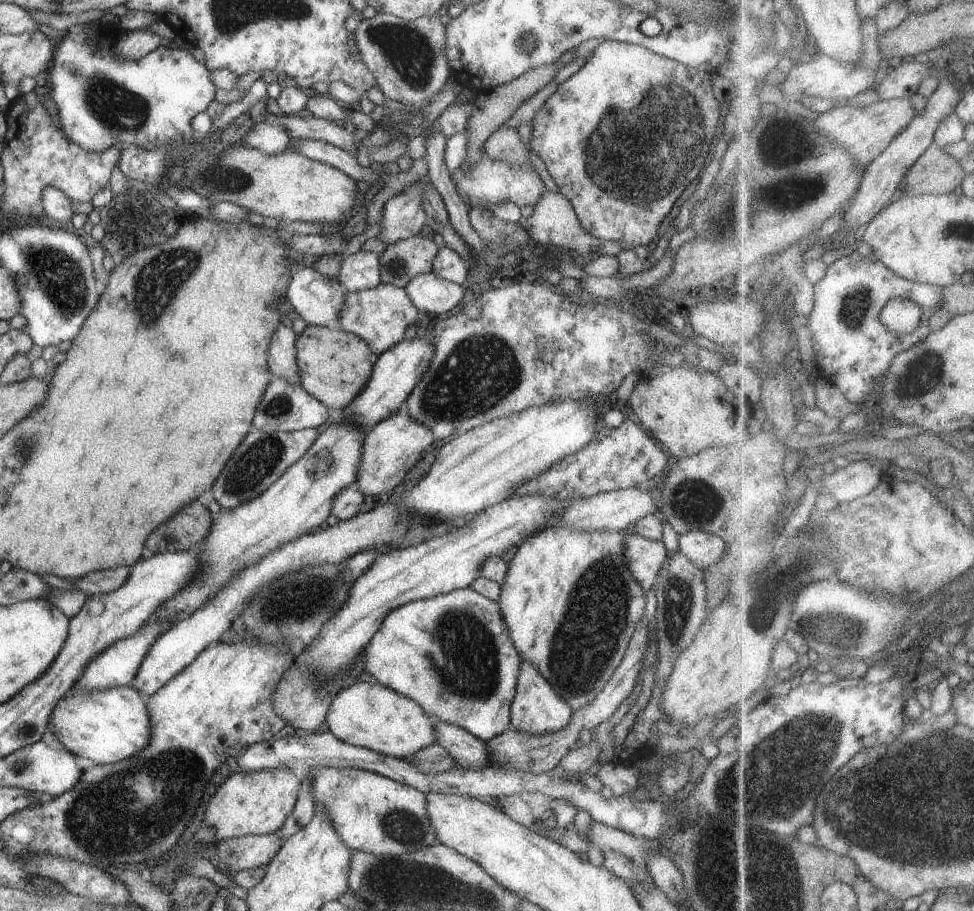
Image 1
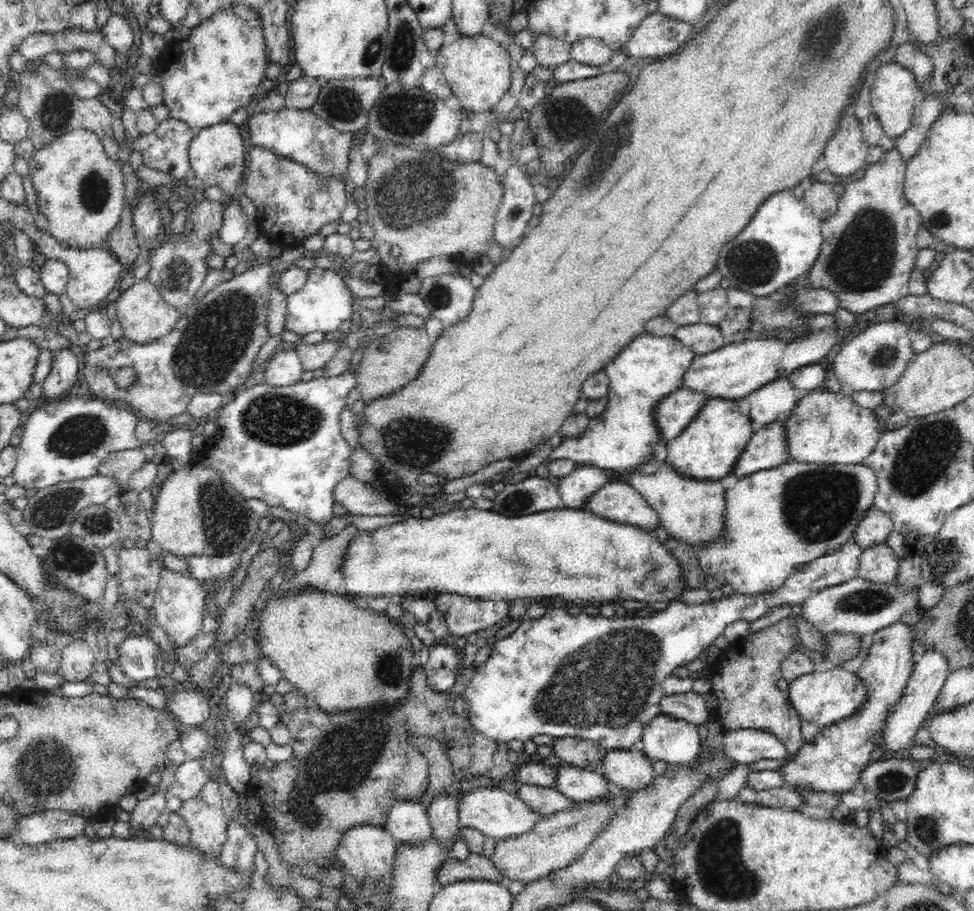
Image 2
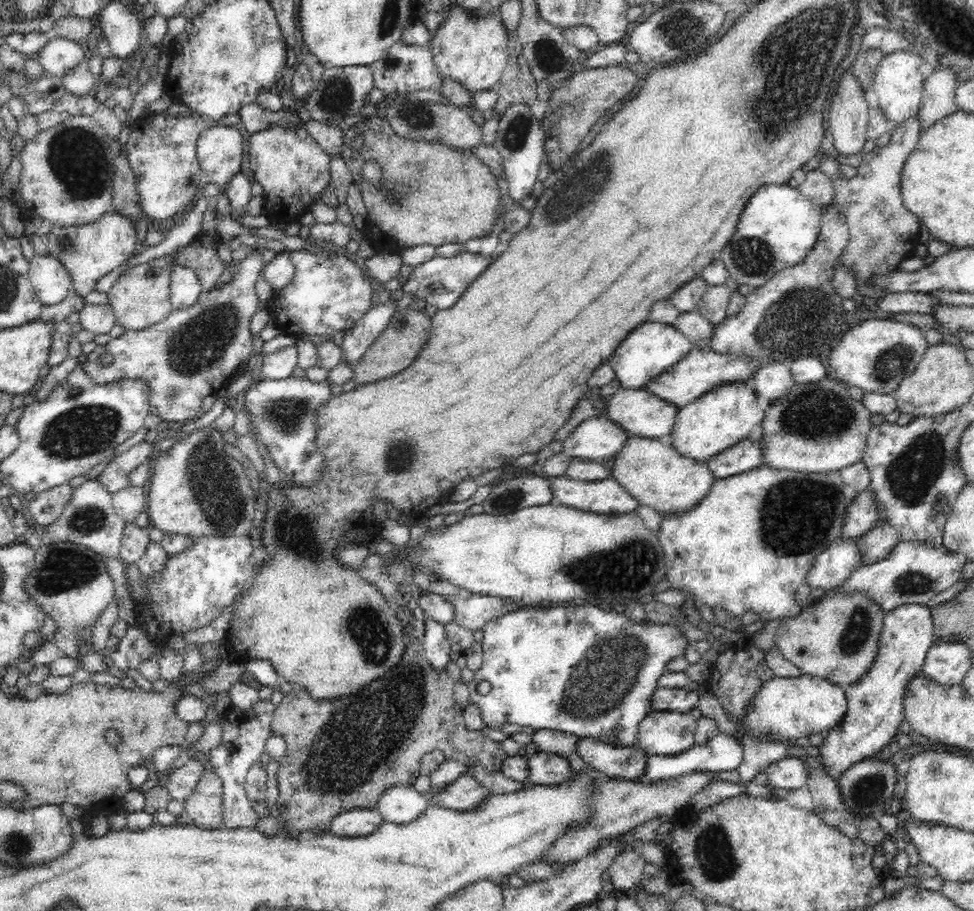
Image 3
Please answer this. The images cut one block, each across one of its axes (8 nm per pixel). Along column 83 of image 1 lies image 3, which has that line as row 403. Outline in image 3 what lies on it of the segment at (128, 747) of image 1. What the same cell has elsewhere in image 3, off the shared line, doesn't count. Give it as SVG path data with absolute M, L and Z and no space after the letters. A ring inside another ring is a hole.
M753 380L726 382L724 386L718 386L716 390L710 390L698 400L679 408L671 434L674 450L686 458L704 463L748 438L763 418L764 411L757 403Z

